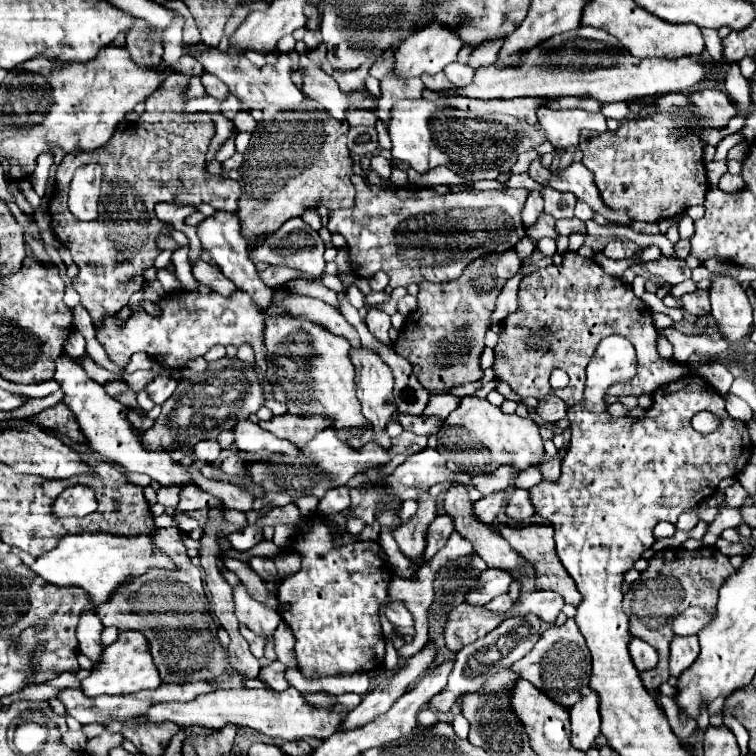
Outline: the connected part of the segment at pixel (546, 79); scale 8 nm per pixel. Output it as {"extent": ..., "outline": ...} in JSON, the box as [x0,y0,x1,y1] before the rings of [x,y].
{"extent":[439,27,705,103],"outline":[[[579,27],[569,33],[551,37],[519,53],[519,65],[499,67],[497,63],[475,69],[471,85],[461,89],[439,91],[445,97],[477,97],[477,99],[515,99],[515,97],[549,97],[565,95],[595,97],[599,103],[645,99],[665,93],[685,93],[703,81],[705,71],[701,59],[637,59],[627,49],[613,47],[613,37],[593,27]]]}

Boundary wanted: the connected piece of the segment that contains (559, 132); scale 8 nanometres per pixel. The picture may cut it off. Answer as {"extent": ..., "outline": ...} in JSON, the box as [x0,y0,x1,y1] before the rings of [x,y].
{"extent":[537,107,607,149],"outline":[[[541,107],[541,109],[537,109],[537,119],[543,125],[547,139],[559,149],[565,149],[569,145],[577,145],[579,133],[583,129],[593,129],[597,133],[607,131],[603,113],[589,113],[583,109],[553,111],[553,109]]]}

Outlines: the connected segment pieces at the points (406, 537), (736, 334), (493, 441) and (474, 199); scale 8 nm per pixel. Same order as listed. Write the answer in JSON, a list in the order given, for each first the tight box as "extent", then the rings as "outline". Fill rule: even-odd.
[{"extent":[393,493,437,563],"outline":[[[423,493],[417,501],[419,501],[419,511],[415,513],[415,517],[405,525],[395,527],[395,531],[393,531],[393,537],[395,537],[401,553],[407,559],[411,559],[413,563],[417,563],[421,559],[423,549],[425,549],[427,527],[437,517],[437,499],[435,497],[431,497],[429,493]]]},{"extent":[709,275,753,343],"outline":[[[717,275],[713,277],[709,295],[711,315],[721,335],[733,343],[747,337],[753,329],[753,309],[741,283],[729,275]]]},{"extent":[439,397,543,473],"outline":[[[463,397],[459,407],[447,415],[445,423],[441,425],[439,433],[439,453],[447,459],[447,467],[455,473],[493,473],[499,465],[511,463],[517,469],[527,469],[529,465],[537,465],[539,457],[543,453],[543,439],[539,435],[539,425],[533,419],[523,419],[519,415],[505,415],[499,407],[491,405],[487,399],[479,399],[479,397]]]},{"extent":[327,175,527,287],"outline":[[[353,175],[351,181],[361,181],[361,185],[355,185],[355,207],[331,211],[327,229],[345,237],[351,269],[359,277],[373,277],[377,271],[385,271],[391,287],[407,287],[421,281],[453,281],[473,257],[485,251],[511,249],[525,237],[521,205],[527,189],[439,195],[433,189],[399,187],[373,193],[361,175]],[[425,217],[431,219],[431,225],[425,223]]]}]

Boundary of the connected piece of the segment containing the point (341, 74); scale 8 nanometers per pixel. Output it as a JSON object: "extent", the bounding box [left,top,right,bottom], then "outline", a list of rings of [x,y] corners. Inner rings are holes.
{"extent":[333,63,369,93],"outline":[[[363,63],[359,69],[353,71],[335,71],[333,79],[339,83],[343,93],[355,93],[365,89],[365,79],[369,75],[369,63]]]}

